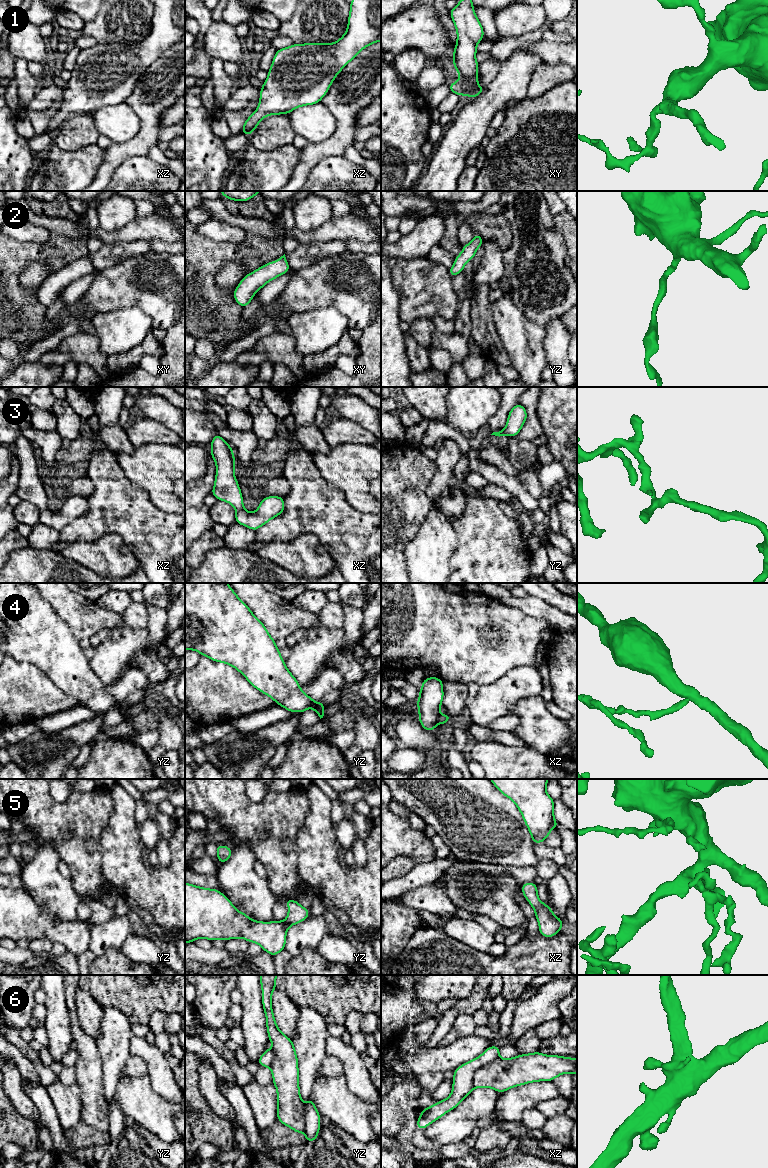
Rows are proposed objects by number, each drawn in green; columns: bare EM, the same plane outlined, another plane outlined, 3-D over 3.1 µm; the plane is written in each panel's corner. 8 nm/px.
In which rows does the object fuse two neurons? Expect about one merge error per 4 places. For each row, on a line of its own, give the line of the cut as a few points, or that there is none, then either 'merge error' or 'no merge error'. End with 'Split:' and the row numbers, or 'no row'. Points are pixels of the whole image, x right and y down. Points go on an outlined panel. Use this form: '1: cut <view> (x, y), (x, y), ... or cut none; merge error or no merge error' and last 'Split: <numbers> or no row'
1: cut none; no merge error
2: cut none; no merge error
3: cut none; no merge error
4: cut yz (319, 702), (318, 708), (315, 711); merge error
5: cut none; no merge error
6: cut none; no merge error
Split: 4

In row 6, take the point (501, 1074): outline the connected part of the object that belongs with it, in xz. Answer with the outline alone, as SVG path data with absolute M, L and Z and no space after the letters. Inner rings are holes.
M489 1046L480 1056L453 1071L450 1096L422 1110L416 1122L424 1130L456 1108L476 1088L486 1087L498 1093L523 1084L553 1081L561 1074L577 1074L577 1058L544 1055L539 1051L514 1058L499 1058L501 1046Z

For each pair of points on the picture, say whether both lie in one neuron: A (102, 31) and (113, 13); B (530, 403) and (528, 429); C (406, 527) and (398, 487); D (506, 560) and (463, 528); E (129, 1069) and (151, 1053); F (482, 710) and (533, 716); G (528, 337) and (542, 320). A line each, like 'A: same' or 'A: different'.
A: same
B: same
C: same
D: same
E: different
F: different
G: different

